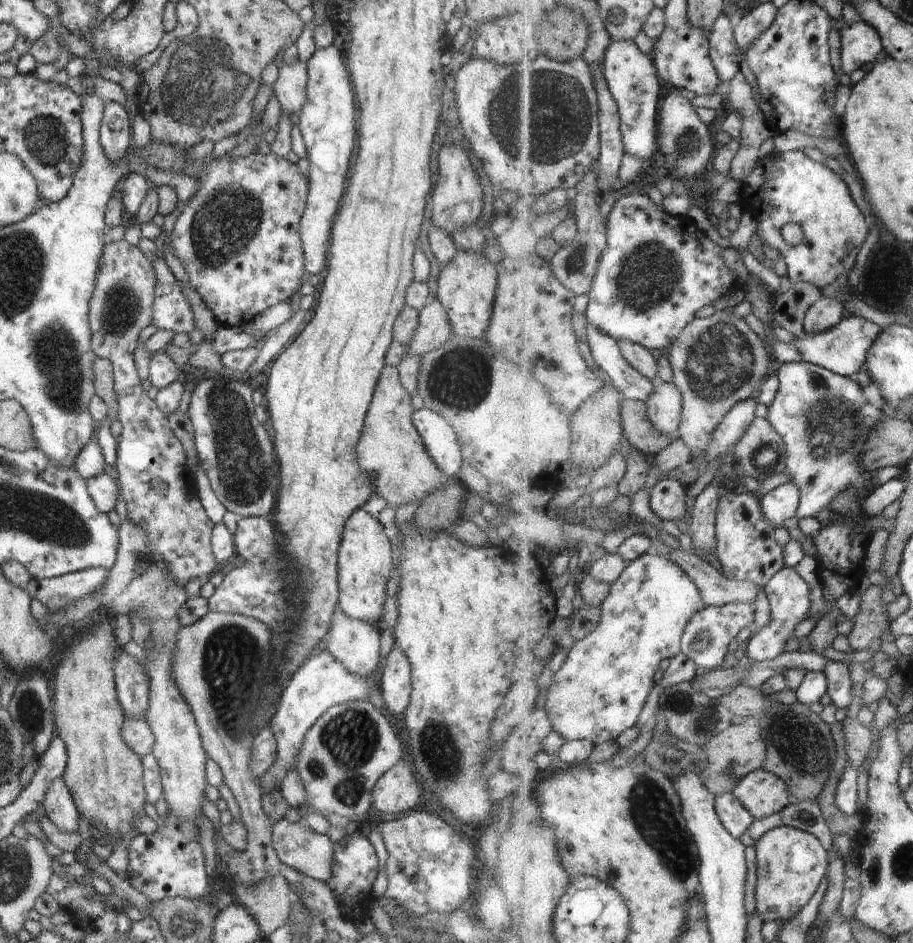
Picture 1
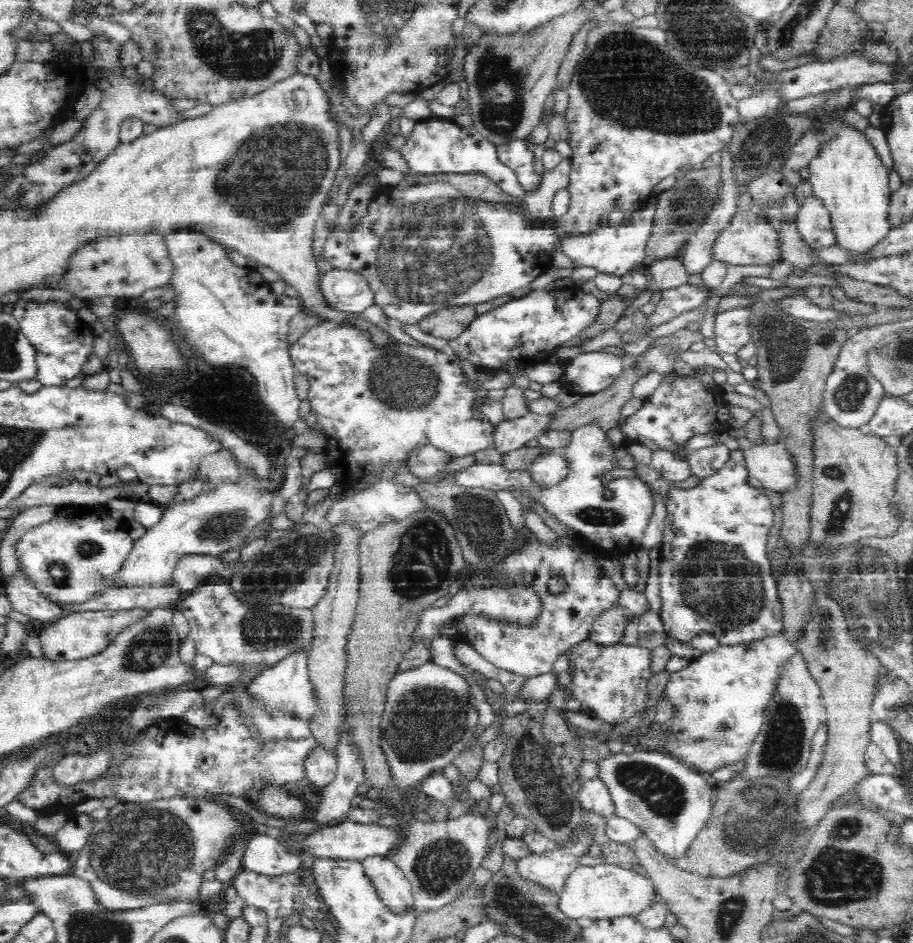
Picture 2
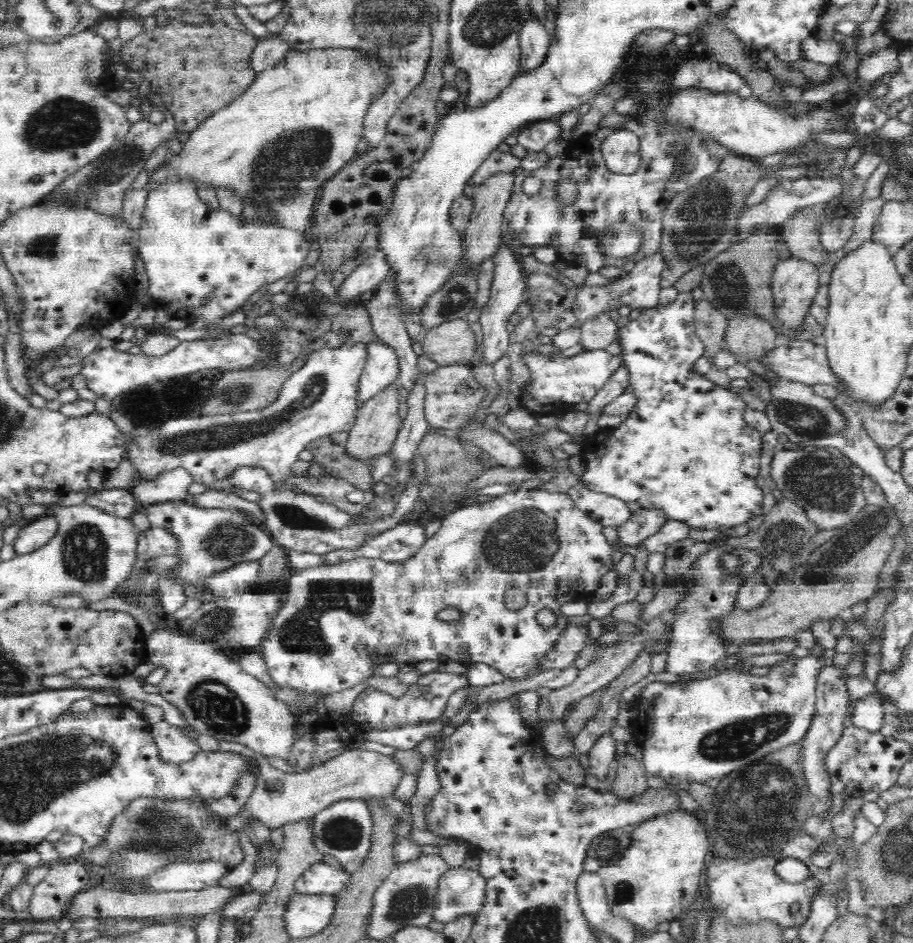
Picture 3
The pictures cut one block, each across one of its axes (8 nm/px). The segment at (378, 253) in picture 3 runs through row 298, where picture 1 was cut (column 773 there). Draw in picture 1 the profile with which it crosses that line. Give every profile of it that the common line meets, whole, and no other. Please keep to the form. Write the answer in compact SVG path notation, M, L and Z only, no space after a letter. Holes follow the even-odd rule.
M852 315L829 331L820 334L804 332L792 344L774 339L770 342L770 346L776 358L777 367L787 362L806 361L826 367L839 375L854 377L866 366L870 349L883 330L872 320Z

